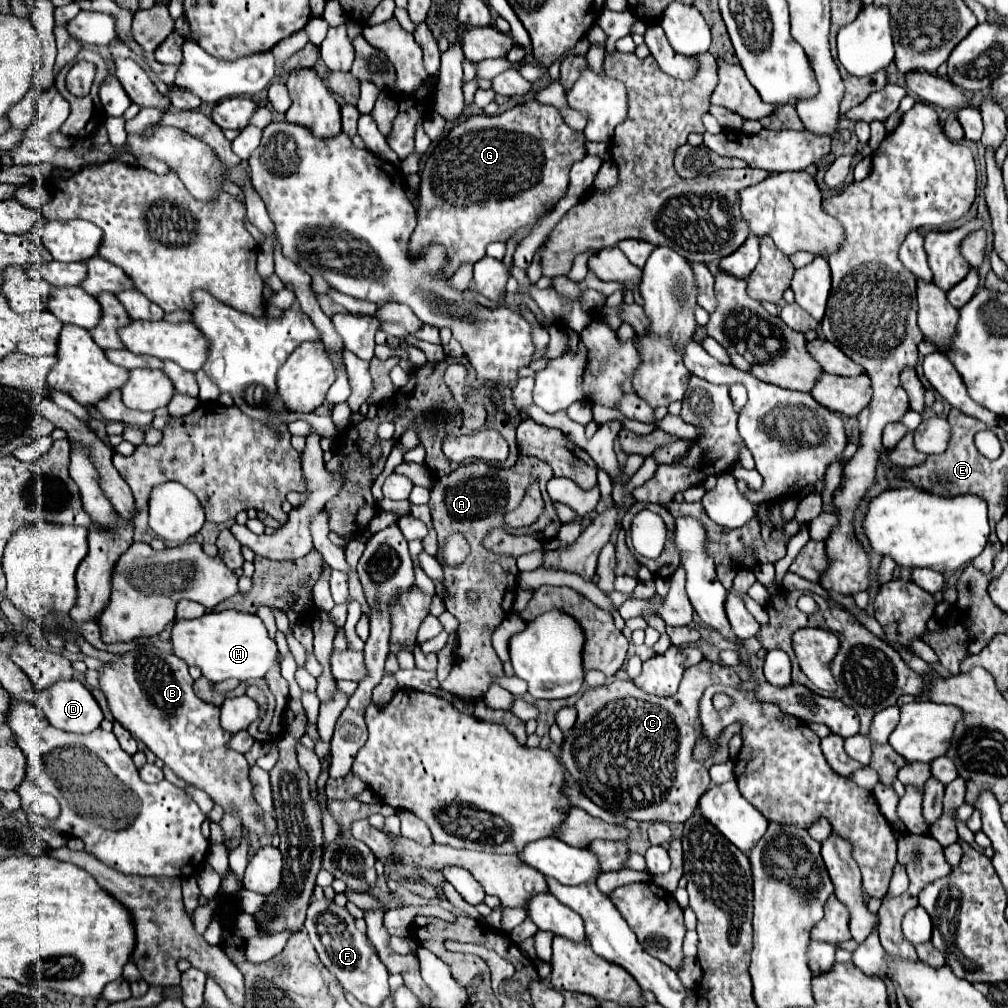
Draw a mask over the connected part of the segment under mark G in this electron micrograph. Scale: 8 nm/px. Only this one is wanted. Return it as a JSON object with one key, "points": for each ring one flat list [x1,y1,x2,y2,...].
{"points":[[529,99,501,115,469,115,459,117,453,129,437,141,423,163,421,185,417,193,417,227,409,241,409,255,417,259,433,243,447,249,447,267,443,277,451,277,461,265,477,263,485,257,485,249,493,241,507,241,519,227,531,225,541,207,557,203,569,183,569,169,587,155,585,141,579,131,571,129,561,111,553,105]]}

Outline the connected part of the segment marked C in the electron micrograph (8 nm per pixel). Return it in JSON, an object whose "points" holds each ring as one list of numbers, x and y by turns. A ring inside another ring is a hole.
{"points":[[703,659,703,663,697,663,697,665,689,667,689,669,683,673,683,679,681,679,679,691,677,691,673,697,667,697,667,699,665,699,665,697,653,697,653,695,647,695,647,693,643,693,641,689,637,689,631,681,621,681,621,679,613,679,613,681,601,685,601,687,587,689,587,691,577,699,577,703,575,703,575,709,577,709,577,721,575,721,575,727,569,731,569,735,567,735,567,737,563,739,563,743,561,743,561,753,559,753,559,761,561,761,561,765,569,771,569,775,573,777,573,781,579,783,581,791,583,791,583,793,585,793,595,805,607,809,607,811,613,813,615,817,621,817,621,819,635,819,635,821,685,823,685,821,693,815,699,797,701,797,701,795,709,789,709,785,711,785,711,779,709,779,709,767,715,765,715,763,725,763,725,761,729,759,729,739,731,739,735,733,741,731,741,723,733,723,729,729,725,729,725,733,721,733,721,737,719,737,719,747,717,747,715,755,713,755,709,761,705,761,705,763,695,763,695,761,691,759,693,743,695,743,695,739,699,737,699,731,701,731,701,723,699,723,699,719,697,719,697,705,699,705,699,699,701,699,703,691,705,691,709,685,713,685,713,683,733,683,733,687,741,687,741,679,739,679,739,675,737,675,731,667,727,667,727,665,719,665,719,663,711,663,711,661]]}

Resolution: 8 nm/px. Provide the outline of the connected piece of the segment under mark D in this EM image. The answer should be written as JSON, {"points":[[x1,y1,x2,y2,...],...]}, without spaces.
{"points":[[61,679,49,689,39,691,35,705,53,727,69,733,91,733,103,721,103,711,95,697,77,679]]}

